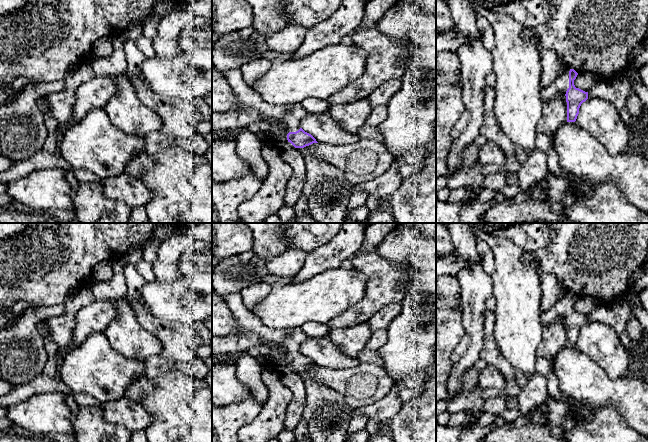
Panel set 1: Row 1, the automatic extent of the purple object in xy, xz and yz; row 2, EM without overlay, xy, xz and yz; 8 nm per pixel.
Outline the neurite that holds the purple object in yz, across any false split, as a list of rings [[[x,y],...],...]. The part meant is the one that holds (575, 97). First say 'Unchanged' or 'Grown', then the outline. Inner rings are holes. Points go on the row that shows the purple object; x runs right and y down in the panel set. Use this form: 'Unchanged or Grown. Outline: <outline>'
Grown. Outline: [[[562,65],[558,76],[552,84],[542,89],[541,95],[543,102],[552,99],[557,94],[562,94],[567,103],[567,122],[575,122],[579,114],[579,108],[588,99],[588,92],[585,92],[574,85],[578,73]]]

